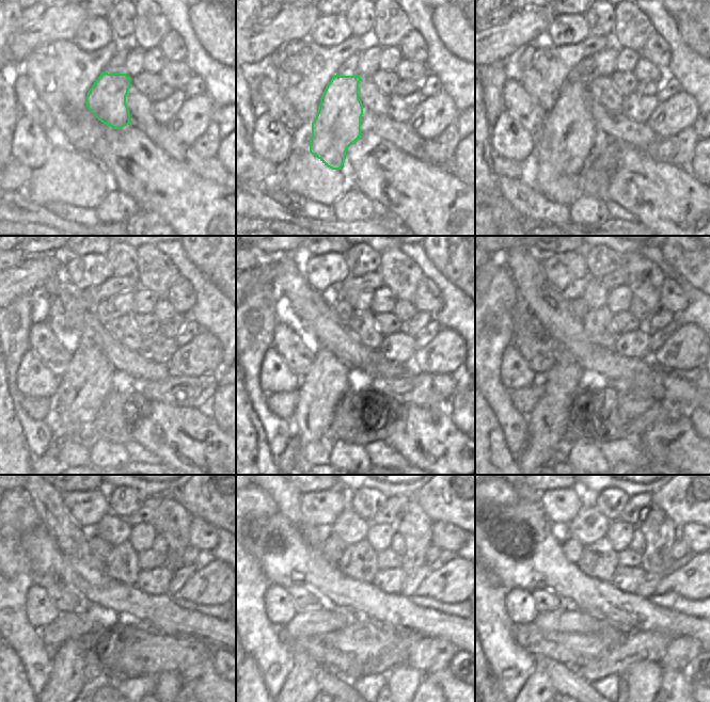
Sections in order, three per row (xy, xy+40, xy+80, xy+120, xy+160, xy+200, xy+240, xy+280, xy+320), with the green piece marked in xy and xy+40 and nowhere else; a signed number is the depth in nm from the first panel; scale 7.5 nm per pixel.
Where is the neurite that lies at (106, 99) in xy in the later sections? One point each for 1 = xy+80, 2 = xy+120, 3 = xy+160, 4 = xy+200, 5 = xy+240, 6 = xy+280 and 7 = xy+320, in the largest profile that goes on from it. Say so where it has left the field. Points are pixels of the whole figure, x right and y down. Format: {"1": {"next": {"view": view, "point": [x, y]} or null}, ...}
{"1": {"next": {"view": "xy+80", "point": [565, 142]}}, "2": {"next": {"view": "xy+120", "point": [83, 387]}}, "3": {"next": {"view": "xy+160", "point": [319, 391]}}, "4": {"next": {"view": "xy+200", "point": [549, 419]}}, "5": {"next": {"view": "xy+240", "point": [66, 680]}}, "6": {"next": {"view": "xy+280", "point": [300, 688]}}, "7": {"next": {"view": "xy+320", "point": [537, 690]}}}

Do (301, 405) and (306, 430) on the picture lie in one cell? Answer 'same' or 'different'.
same

